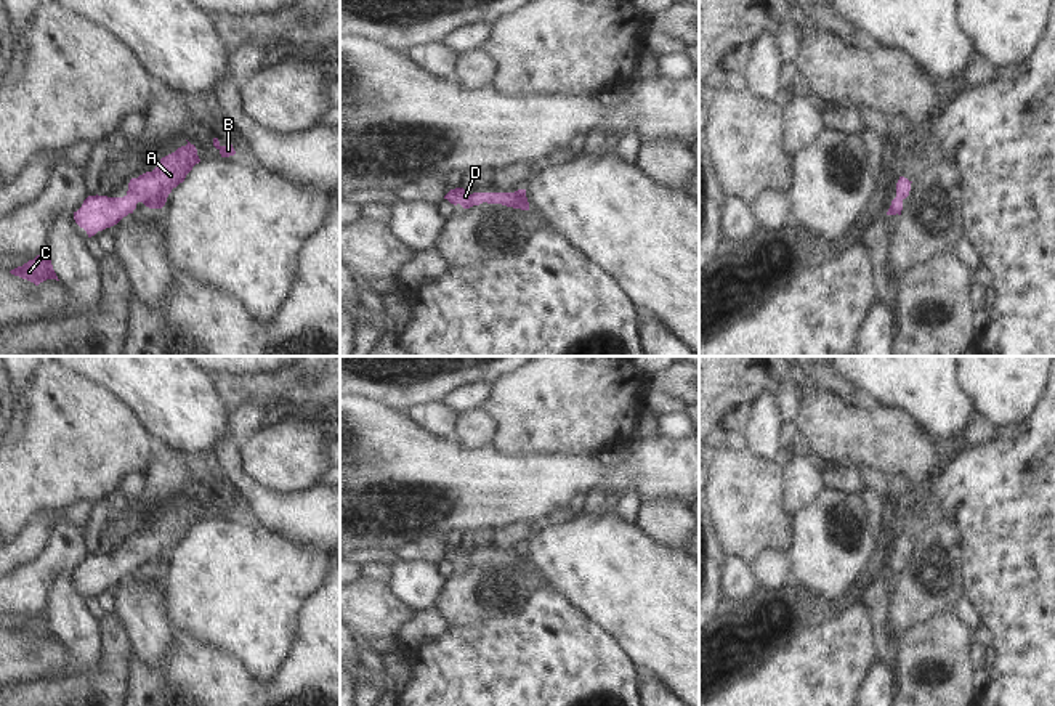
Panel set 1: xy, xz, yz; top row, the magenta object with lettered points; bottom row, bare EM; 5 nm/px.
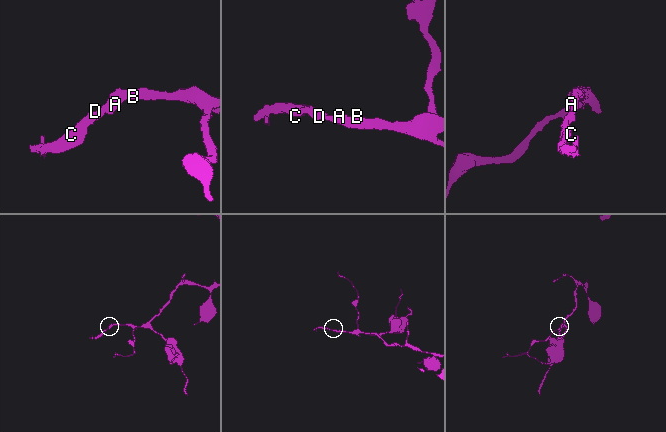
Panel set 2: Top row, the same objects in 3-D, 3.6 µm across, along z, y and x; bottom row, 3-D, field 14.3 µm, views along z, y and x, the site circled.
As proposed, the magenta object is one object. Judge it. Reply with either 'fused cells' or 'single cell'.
single cell

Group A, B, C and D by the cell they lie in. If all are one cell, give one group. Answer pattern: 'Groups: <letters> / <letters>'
Groups: A B C D

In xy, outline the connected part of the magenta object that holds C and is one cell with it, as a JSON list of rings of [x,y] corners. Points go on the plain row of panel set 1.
[[[50,610],[37,615],[34,619],[29,619],[22,626],[18,626],[18,627],[11,629],[10,632],[30,640],[35,645],[38,645],[40,642],[43,642],[46,639],[59,640],[53,629],[53,624],[51,624]]]

